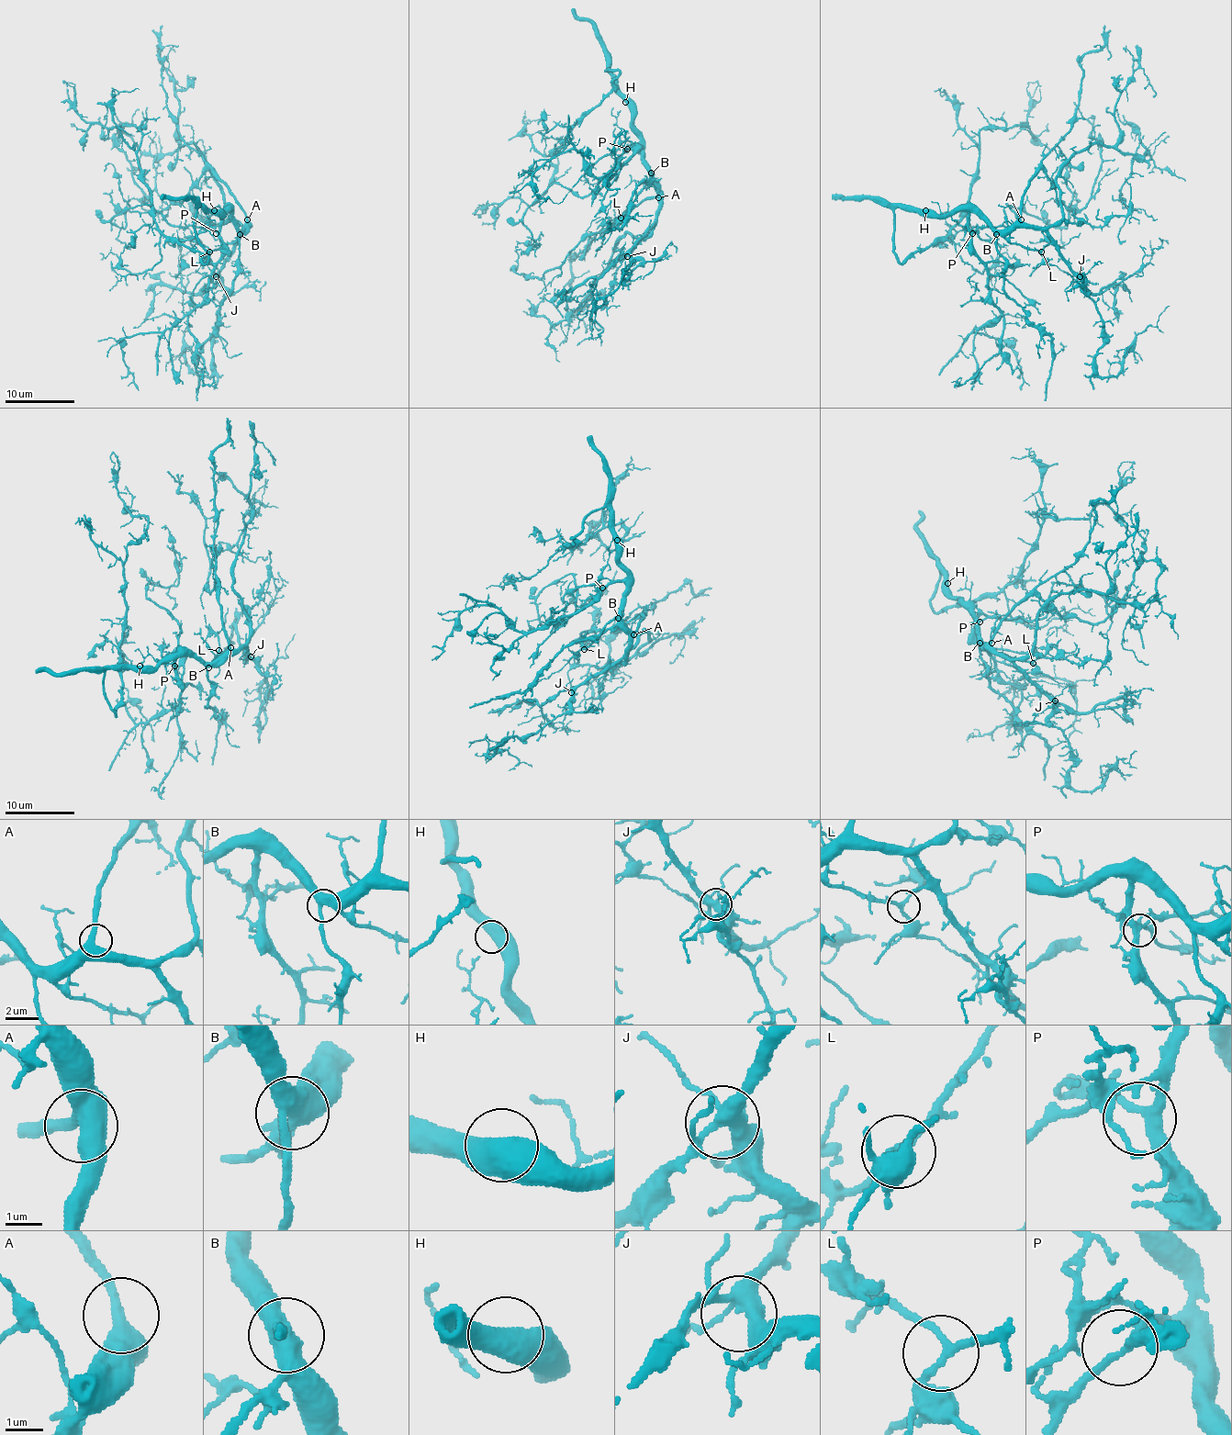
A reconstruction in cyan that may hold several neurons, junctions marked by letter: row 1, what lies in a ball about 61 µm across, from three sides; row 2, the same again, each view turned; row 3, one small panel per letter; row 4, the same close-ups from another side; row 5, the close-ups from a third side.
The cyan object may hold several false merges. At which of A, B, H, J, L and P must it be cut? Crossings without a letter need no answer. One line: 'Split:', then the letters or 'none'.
Split: none

